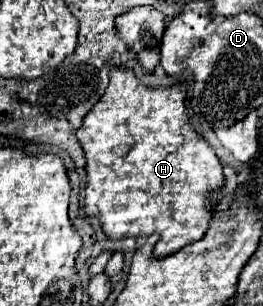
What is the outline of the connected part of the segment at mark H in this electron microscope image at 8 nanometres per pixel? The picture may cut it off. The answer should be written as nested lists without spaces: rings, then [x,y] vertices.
[[[111,68],[111,80],[109,80],[109,86],[105,90],[105,94],[101,96],[101,100],[93,106],[93,110],[85,116],[83,120],[83,126],[79,128],[77,132],[77,138],[79,138],[79,144],[85,152],[85,158],[87,158],[87,164],[85,164],[85,172],[87,172],[87,184],[85,184],[85,216],[87,218],[99,218],[99,224],[101,224],[101,230],[105,232],[105,236],[109,240],[123,240],[123,238],[141,238],[141,236],[151,236],[151,234],[159,234],[159,242],[153,250],[153,256],[155,258],[165,258],[165,256],[171,256],[175,252],[179,252],[181,248],[185,248],[187,244],[191,242],[197,242],[205,236],[207,228],[209,228],[209,222],[211,222],[211,216],[213,216],[213,210],[217,206],[217,200],[221,198],[221,188],[225,184],[225,176],[223,176],[223,166],[219,162],[219,158],[215,156],[213,148],[193,130],[187,114],[185,114],[185,88],[181,84],[175,84],[171,88],[161,88],[161,90],[151,90],[151,88],[145,88],[131,70],[119,70],[119,68]]]

